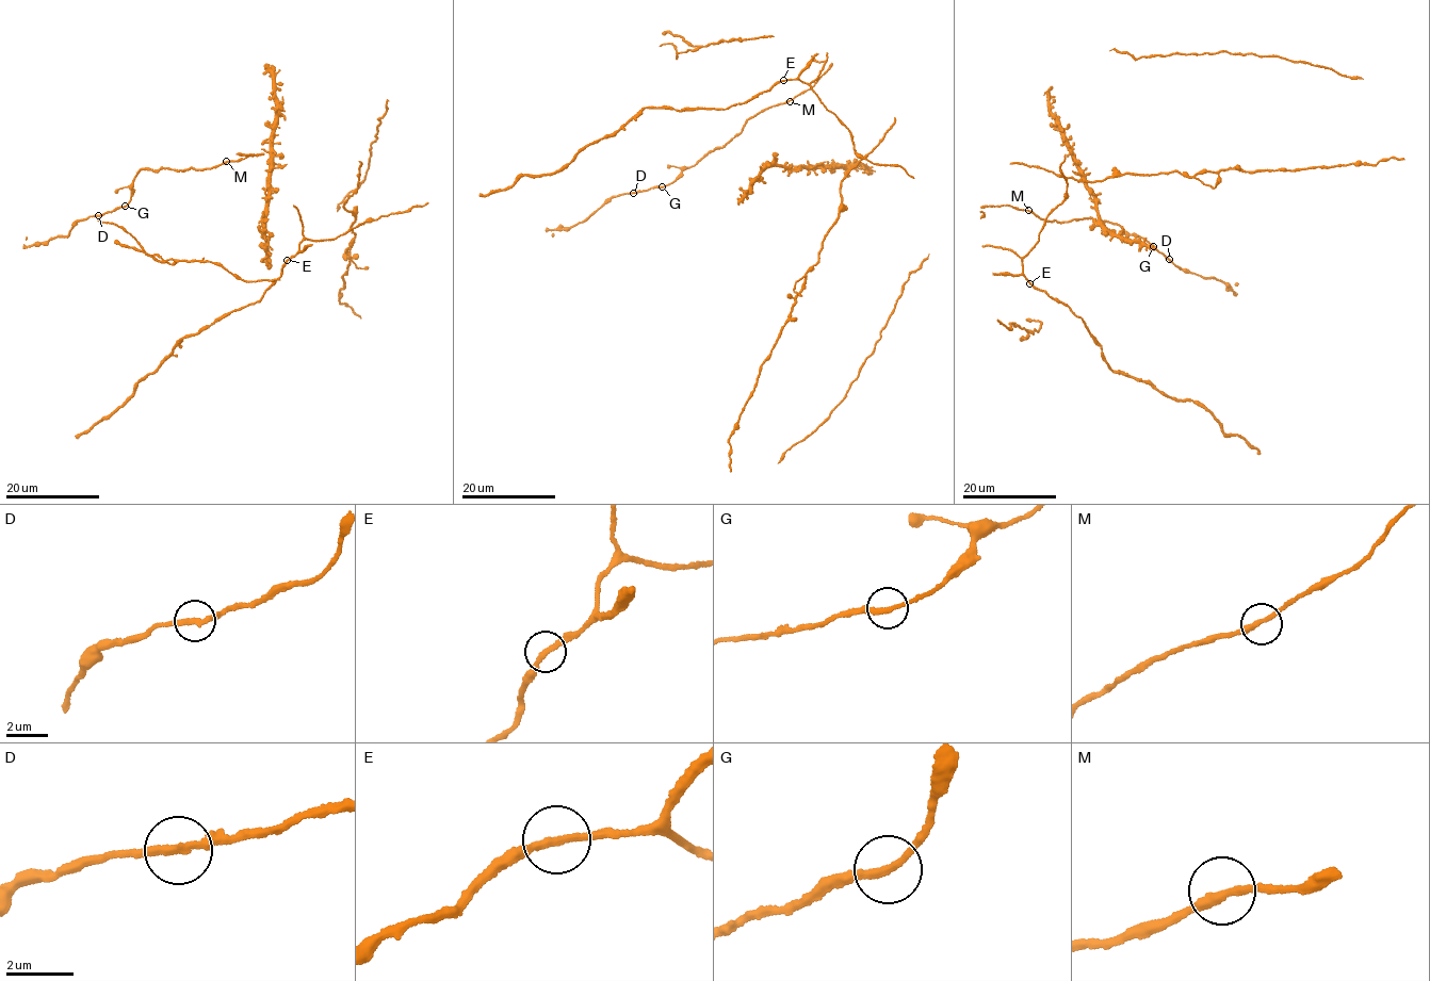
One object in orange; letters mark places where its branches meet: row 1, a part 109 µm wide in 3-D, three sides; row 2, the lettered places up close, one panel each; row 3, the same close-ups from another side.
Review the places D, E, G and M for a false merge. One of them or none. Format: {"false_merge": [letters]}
{"false_merge": []}

